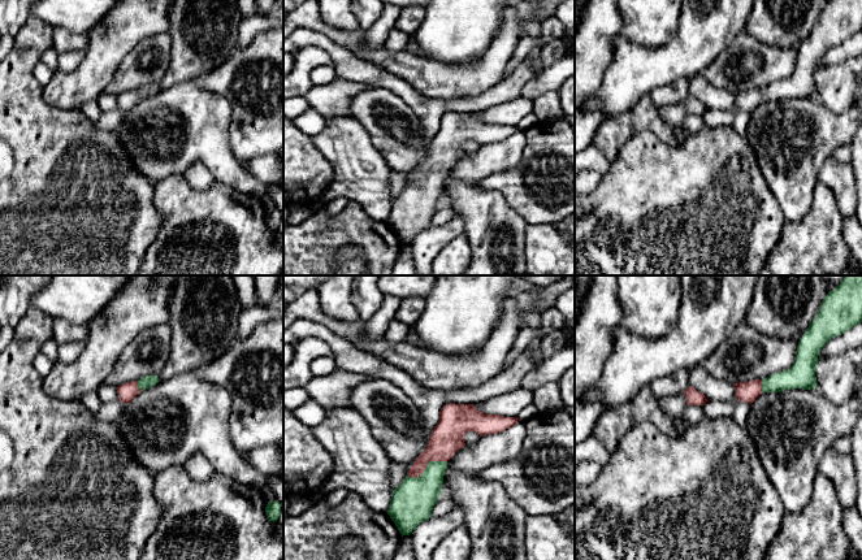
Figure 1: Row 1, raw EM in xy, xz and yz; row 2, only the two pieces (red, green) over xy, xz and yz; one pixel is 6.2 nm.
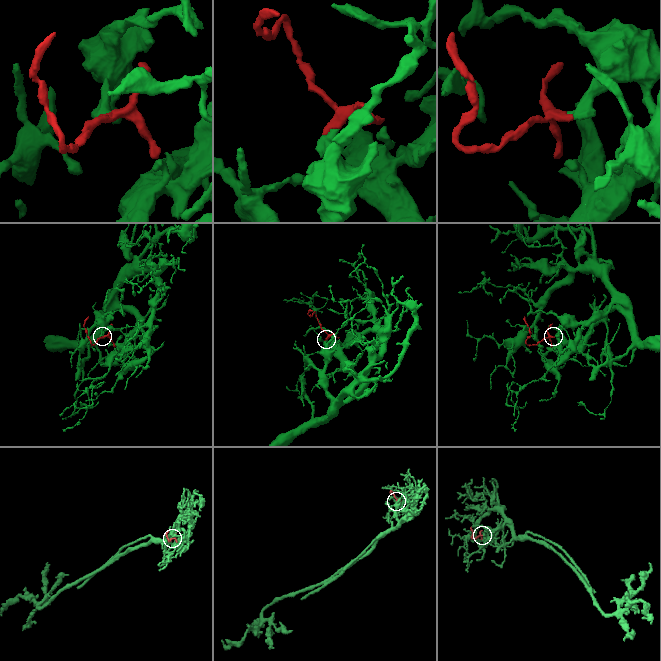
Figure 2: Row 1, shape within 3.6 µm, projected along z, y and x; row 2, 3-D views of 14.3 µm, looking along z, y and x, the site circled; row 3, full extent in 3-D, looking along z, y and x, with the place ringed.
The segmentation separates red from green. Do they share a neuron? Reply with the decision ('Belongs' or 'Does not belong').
Belongs

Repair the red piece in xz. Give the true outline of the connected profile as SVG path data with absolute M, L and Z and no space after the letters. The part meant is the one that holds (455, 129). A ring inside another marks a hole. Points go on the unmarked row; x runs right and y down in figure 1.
M473 112L445 113L439 120L438 133L430 140L426 157L416 166L400 194L393 199L387 223L394 230L402 246L410 244L420 231L432 226L432 218L441 203L447 170L458 159L465 155L464 143L467 140L475 140L480 146L495 143L514 135L517 130L517 126L480 121L473 116Z

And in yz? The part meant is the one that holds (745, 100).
M829 0L803 44L793 74L764 88L733 94L738 110L751 113L762 101L816 97L815 75L822 56L833 45L862 31L862 0Z

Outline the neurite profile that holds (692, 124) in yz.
M688 114L683 123L677 126L688 133L688 135L693 135L706 127L703 117L701 114Z

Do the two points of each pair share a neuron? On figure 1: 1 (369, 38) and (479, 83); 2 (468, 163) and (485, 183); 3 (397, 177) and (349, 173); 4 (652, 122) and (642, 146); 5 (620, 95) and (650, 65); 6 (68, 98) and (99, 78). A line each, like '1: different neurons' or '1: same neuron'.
1: different neurons
2: different neurons
3: different neurons
4: different neurons
5: same neuron
6: same neuron

